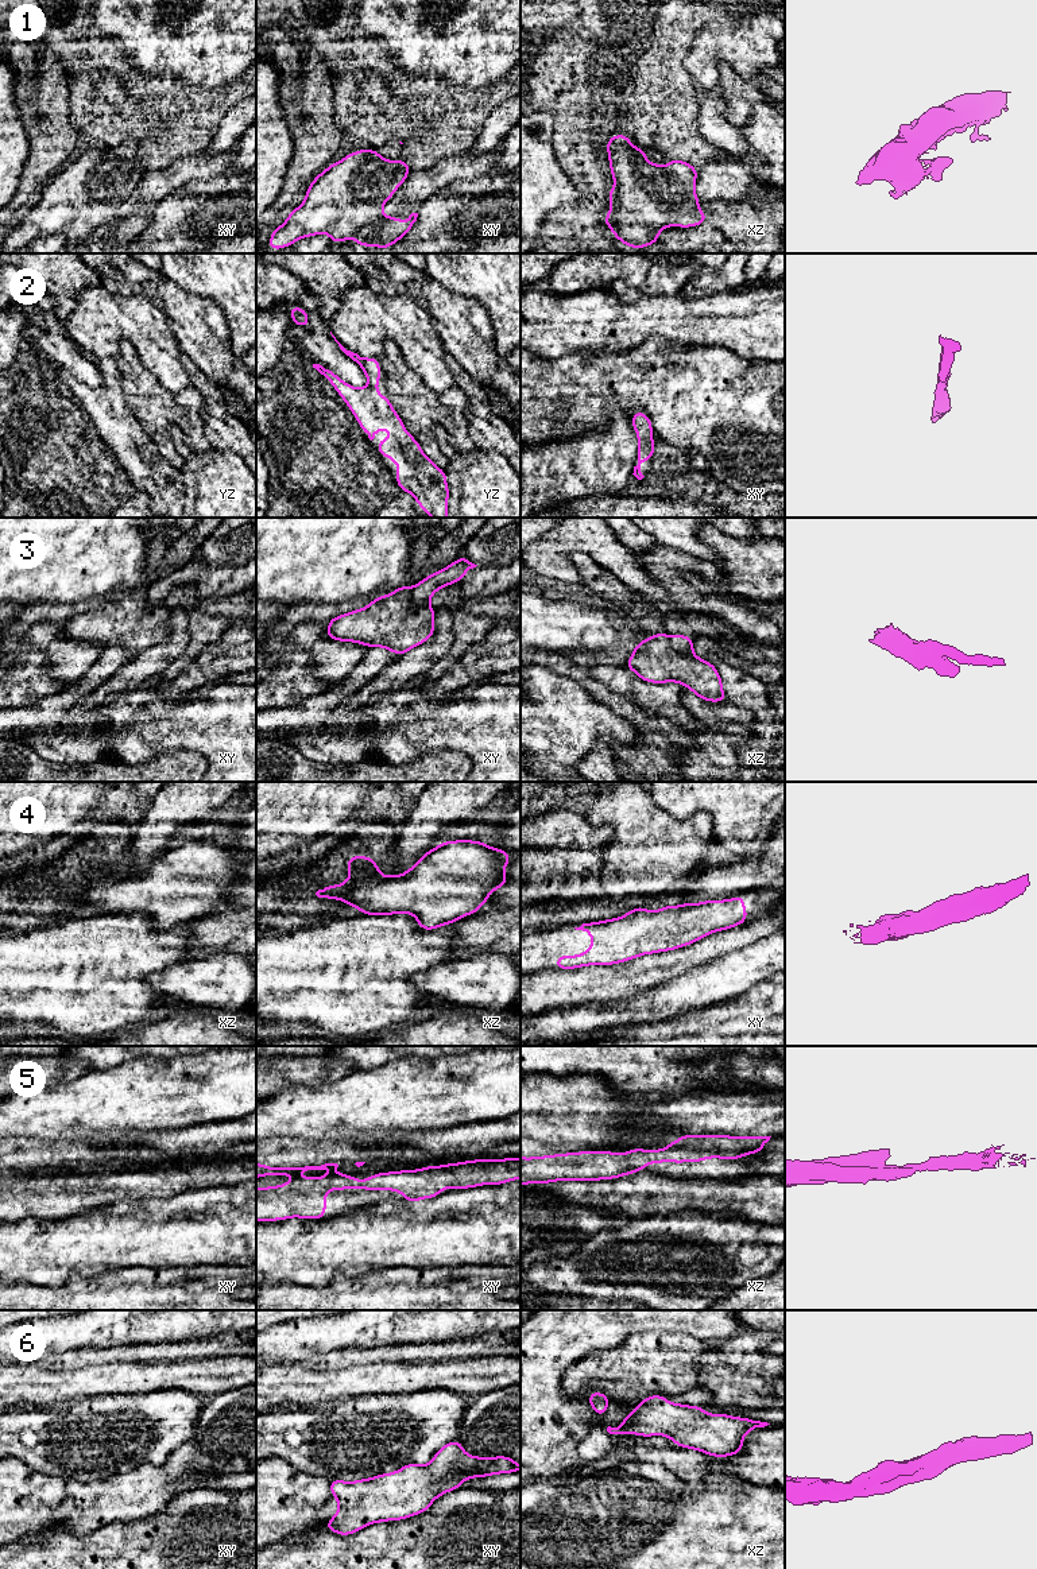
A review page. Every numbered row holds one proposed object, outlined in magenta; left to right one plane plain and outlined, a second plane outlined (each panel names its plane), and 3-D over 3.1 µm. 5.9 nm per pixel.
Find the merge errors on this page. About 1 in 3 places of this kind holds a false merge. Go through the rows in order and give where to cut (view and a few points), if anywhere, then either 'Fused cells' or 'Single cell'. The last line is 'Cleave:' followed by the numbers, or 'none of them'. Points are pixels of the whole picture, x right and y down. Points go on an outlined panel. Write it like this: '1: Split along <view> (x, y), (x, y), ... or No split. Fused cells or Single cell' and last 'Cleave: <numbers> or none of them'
1: No split. Single cell
2: No split. Single cell
3: Split along xy (409, 589), (410, 601), (414, 605), (428, 604). Fused cells
4: No split. Single cell
5: No split. Single cell
6: No split. Single cell
Cleave: 3

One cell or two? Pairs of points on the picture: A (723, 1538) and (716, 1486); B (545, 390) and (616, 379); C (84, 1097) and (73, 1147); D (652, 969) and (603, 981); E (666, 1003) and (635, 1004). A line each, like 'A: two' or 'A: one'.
A: one
B: one
C: two
D: one
E: one

